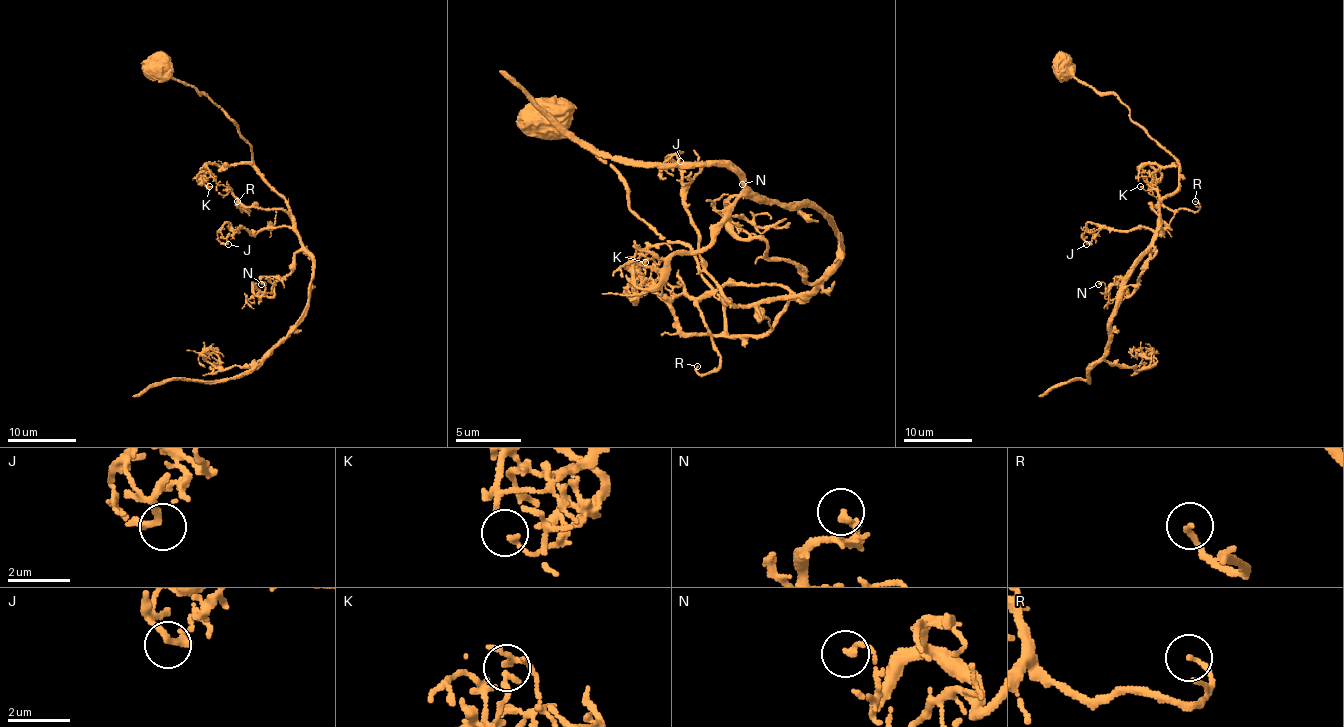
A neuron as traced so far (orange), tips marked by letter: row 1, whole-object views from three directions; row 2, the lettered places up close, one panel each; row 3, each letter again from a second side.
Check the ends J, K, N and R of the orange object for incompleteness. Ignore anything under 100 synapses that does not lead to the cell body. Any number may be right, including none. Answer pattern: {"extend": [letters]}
{"extend": []}

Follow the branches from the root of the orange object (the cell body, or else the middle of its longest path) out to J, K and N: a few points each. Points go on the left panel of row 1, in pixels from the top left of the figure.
J: (152, 67), (235, 122), (251, 163), (287, 203), (290, 227), (227, 227), (228, 244)
K: (152, 67), (216, 103), (251, 146), (249, 162), (208, 163), (202, 182), (209, 186)
N: (152, 67), (235, 122), (287, 203), (295, 267), (273, 294), (254, 285), (258, 296), (261, 284)

